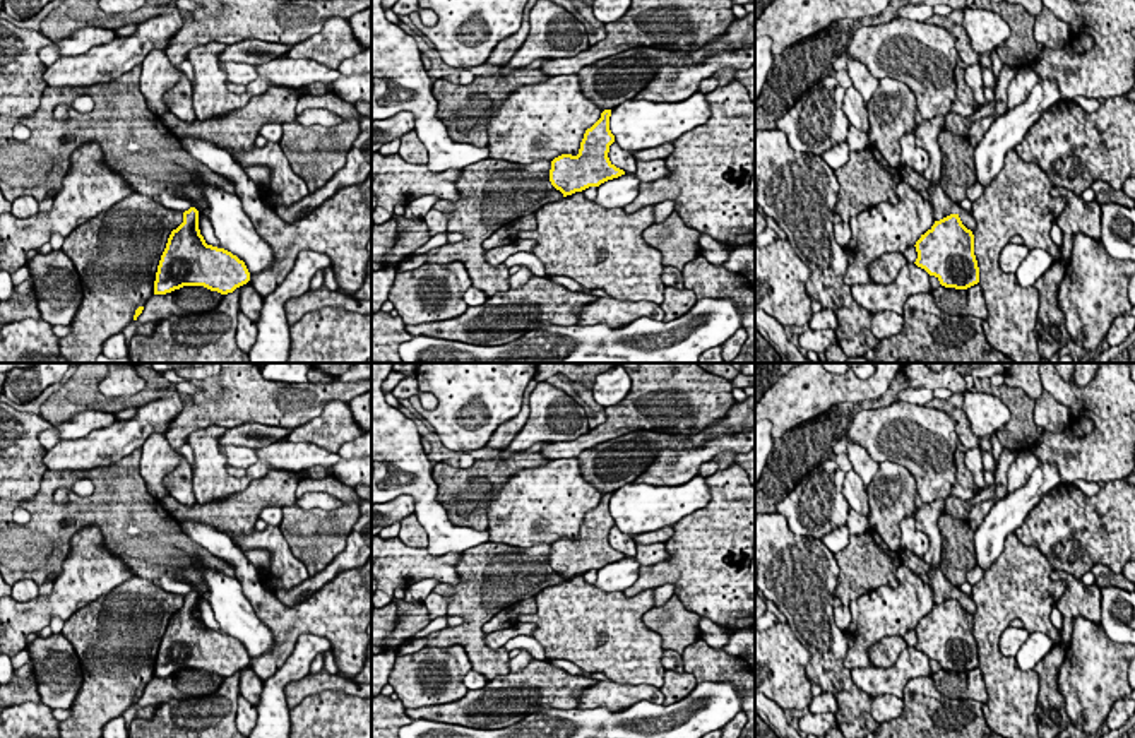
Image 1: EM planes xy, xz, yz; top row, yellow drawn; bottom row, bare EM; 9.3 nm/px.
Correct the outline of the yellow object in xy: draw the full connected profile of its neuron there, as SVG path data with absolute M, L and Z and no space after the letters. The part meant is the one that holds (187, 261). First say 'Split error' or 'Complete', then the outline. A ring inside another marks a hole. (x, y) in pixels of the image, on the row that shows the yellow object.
Complete. M190 207L183 212L183 223L168 238L156 272L154 295L183 286L204 286L228 295L248 281L250 272L243 260L205 243L199 229L199 211Z

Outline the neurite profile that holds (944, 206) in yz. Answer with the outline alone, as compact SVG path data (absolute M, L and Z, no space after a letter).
M904 166L899 170L902 182L909 183L914 190L926 190L931 197L931 205L935 212L935 219L940 221L950 214L957 214L962 221L962 224L974 231L976 221L972 214L966 209L962 209L957 202L954 202L942 188L940 183L933 185L930 183L923 175L918 175L909 166Z

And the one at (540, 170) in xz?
M488 158L466 166L457 180L461 199L457 202L440 199L433 204L433 209L449 216L447 231L461 233L462 240L430 250L428 264L462 262L472 279L472 286L481 289L488 298L507 291L510 288L508 269L486 264L483 241L503 224L522 216L536 214L546 204L563 197L563 193L551 185L550 170L551 161L546 159L519 164Z

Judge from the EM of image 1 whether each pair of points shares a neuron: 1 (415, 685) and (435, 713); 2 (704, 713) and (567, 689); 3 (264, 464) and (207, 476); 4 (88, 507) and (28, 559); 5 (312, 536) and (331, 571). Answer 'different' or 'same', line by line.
1: different
2: different
3: same
4: same
5: different

